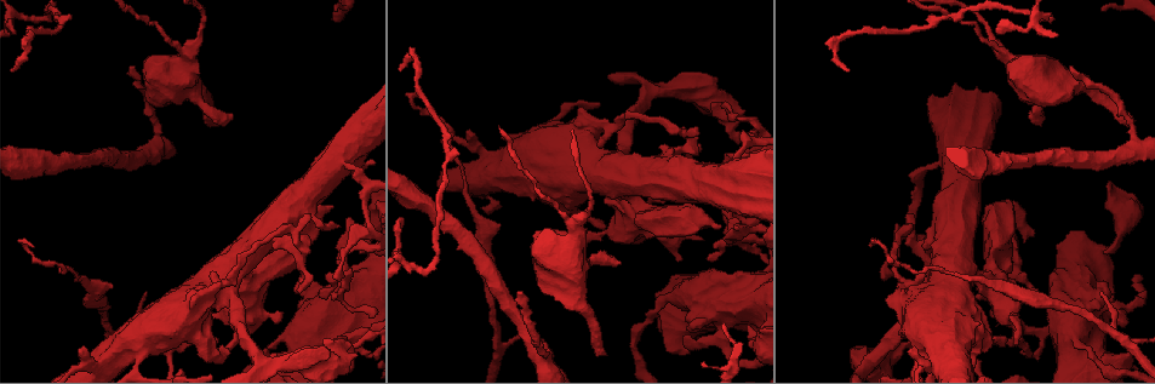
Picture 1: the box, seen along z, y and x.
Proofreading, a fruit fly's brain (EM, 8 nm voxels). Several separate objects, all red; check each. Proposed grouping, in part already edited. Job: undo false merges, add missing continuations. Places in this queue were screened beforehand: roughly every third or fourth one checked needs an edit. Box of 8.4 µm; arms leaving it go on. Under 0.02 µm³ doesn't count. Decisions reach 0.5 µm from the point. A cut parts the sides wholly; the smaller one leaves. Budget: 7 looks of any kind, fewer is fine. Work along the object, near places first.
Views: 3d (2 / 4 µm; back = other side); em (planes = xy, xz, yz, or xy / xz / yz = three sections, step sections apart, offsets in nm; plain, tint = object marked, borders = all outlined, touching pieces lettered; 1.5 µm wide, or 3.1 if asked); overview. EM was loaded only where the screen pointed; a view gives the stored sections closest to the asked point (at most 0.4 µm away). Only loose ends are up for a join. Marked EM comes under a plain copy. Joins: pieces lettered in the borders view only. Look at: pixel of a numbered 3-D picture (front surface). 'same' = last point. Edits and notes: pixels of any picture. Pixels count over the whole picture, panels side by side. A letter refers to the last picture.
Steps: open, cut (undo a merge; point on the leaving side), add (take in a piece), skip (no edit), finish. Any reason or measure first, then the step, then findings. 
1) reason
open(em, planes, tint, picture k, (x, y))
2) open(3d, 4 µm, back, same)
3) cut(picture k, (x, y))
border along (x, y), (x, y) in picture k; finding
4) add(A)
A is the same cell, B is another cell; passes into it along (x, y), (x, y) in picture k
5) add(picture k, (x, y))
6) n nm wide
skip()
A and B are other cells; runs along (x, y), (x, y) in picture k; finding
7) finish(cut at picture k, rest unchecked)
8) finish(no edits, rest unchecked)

free end
open(3d, 2 µm, back, picture 1, (619, 261))

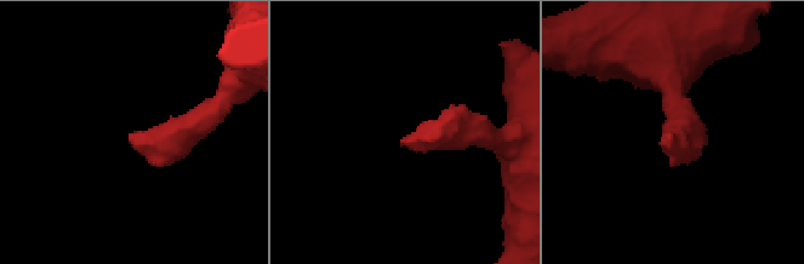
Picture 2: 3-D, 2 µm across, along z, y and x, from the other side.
open(em, planes, borders, picture 2, (132, 135))

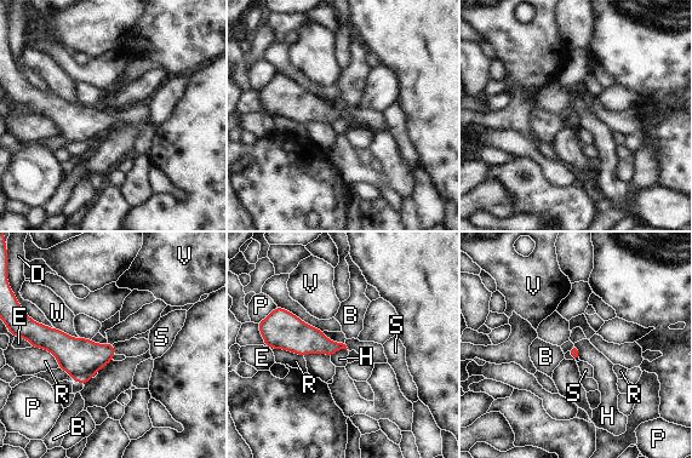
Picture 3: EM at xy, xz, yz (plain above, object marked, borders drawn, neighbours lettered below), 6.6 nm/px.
skip()
B, D, E, H, P, R, S, V and W are other cells; border along (347, 348), (338, 349), (330, 355) in picture 3; none of them fits

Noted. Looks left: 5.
free end
open(em, xz, step 4, tint, picture 1, (607, 355))

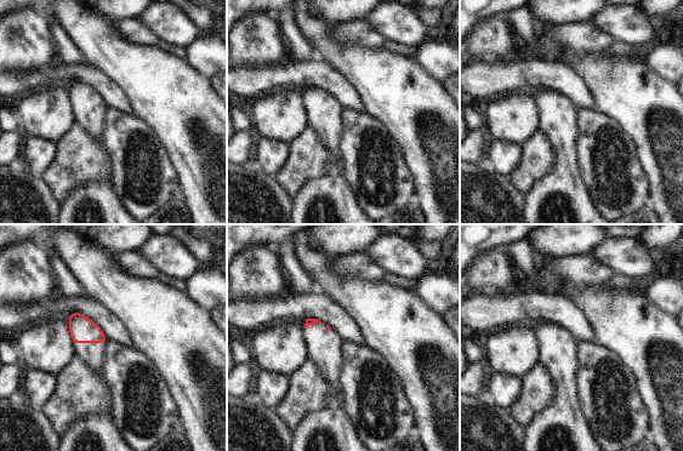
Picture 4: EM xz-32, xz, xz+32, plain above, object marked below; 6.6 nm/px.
cut it another way
open(em, planes, borders, same)

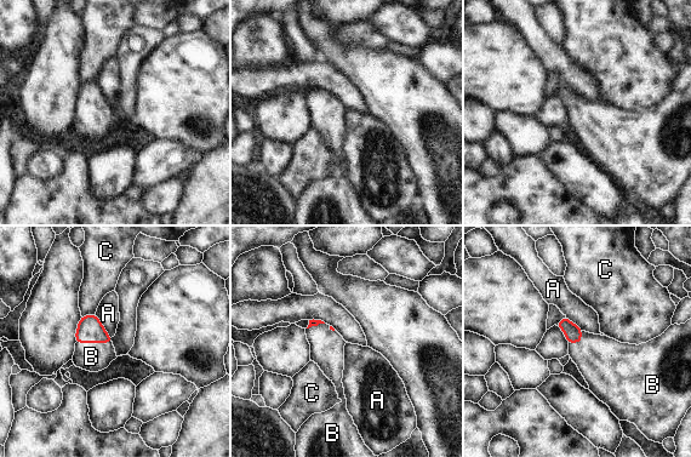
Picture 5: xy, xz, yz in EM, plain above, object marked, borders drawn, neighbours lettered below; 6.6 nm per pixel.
add(B)
B is the same cell, A and C are other cells; passes into it along (90, 330), (93, 342), (91, 356) in picture 5; it goes on there

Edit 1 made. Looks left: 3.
tapers out
open(3d, 4 µm, picture 1, (522, 293))

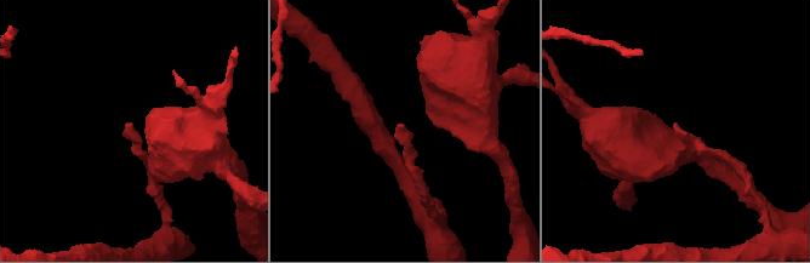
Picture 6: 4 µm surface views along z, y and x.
now the EM
open(em, planes, borders, picture 6, (676, 122))

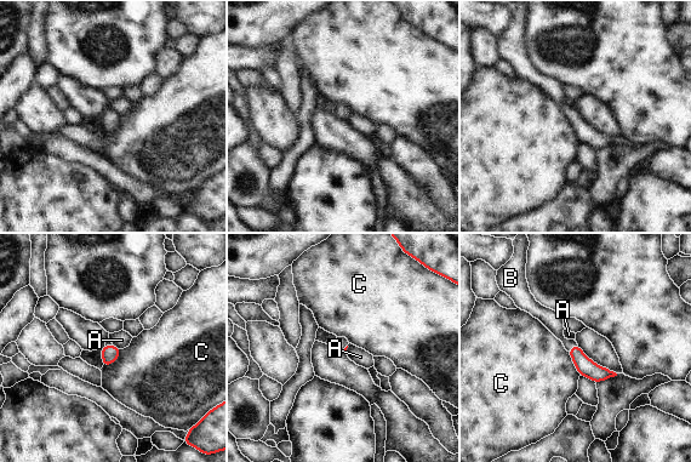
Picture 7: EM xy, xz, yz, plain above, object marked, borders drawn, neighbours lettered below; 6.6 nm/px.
C touches over 180 nm
add(B)
B is the same cell, A and C are other cells; the neuron continues

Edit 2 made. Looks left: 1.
finish(add at picture 5, add at picture 7, rest unchecked)

